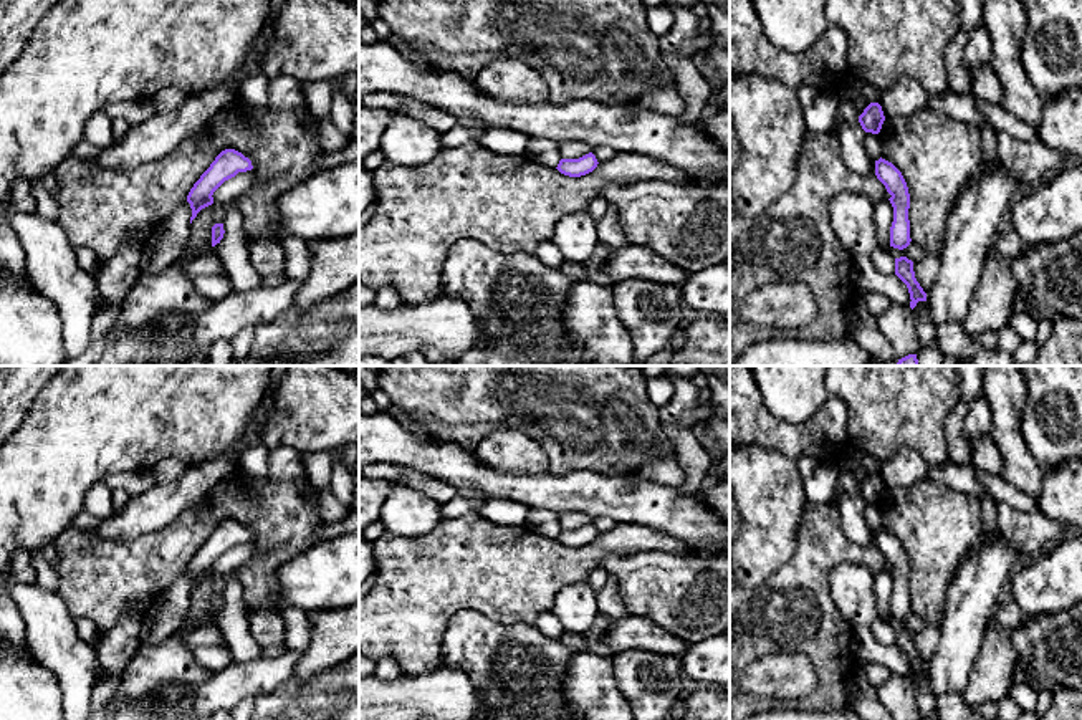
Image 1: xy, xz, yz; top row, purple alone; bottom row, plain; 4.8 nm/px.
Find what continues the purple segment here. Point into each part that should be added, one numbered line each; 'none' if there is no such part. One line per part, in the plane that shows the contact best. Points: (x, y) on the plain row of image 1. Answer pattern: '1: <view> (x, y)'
none

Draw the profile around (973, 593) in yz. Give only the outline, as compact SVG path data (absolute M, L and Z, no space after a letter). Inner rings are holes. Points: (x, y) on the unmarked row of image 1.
M1003 533L963 558L948 588L940 642L926 664L935 698L965 692L1003 586L1014 574L1017 561L1017 551Z

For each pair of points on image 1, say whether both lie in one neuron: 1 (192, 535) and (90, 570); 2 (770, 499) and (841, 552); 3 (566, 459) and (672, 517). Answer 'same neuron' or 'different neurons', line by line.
1: same neuron
2: different neurons
3: different neurons

